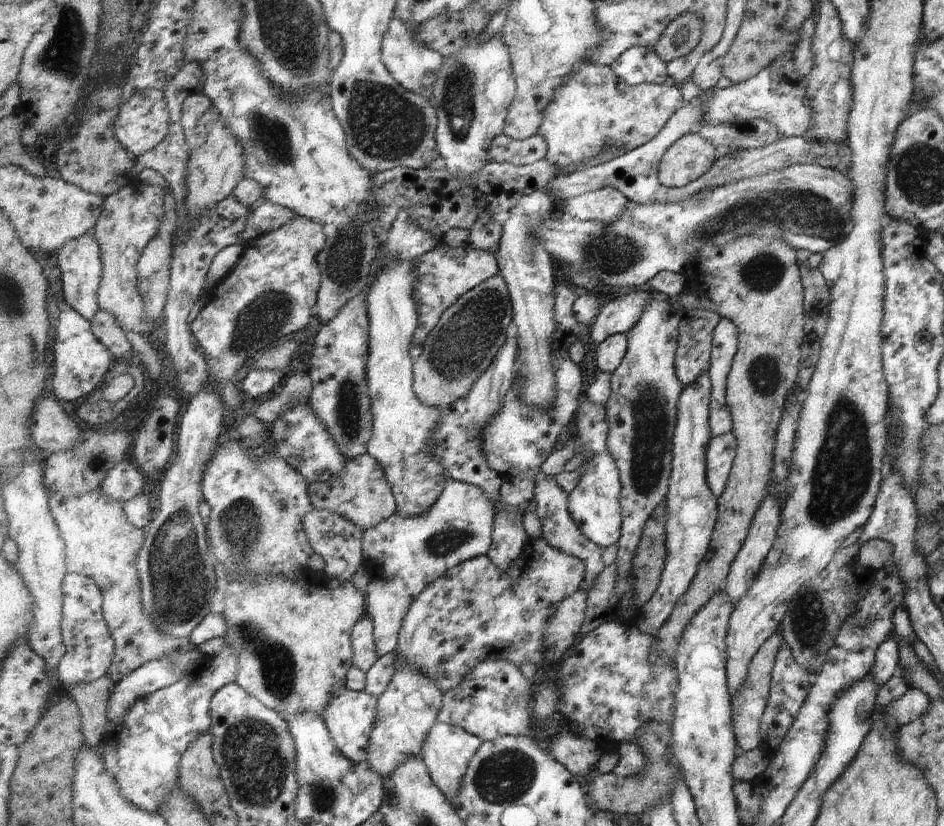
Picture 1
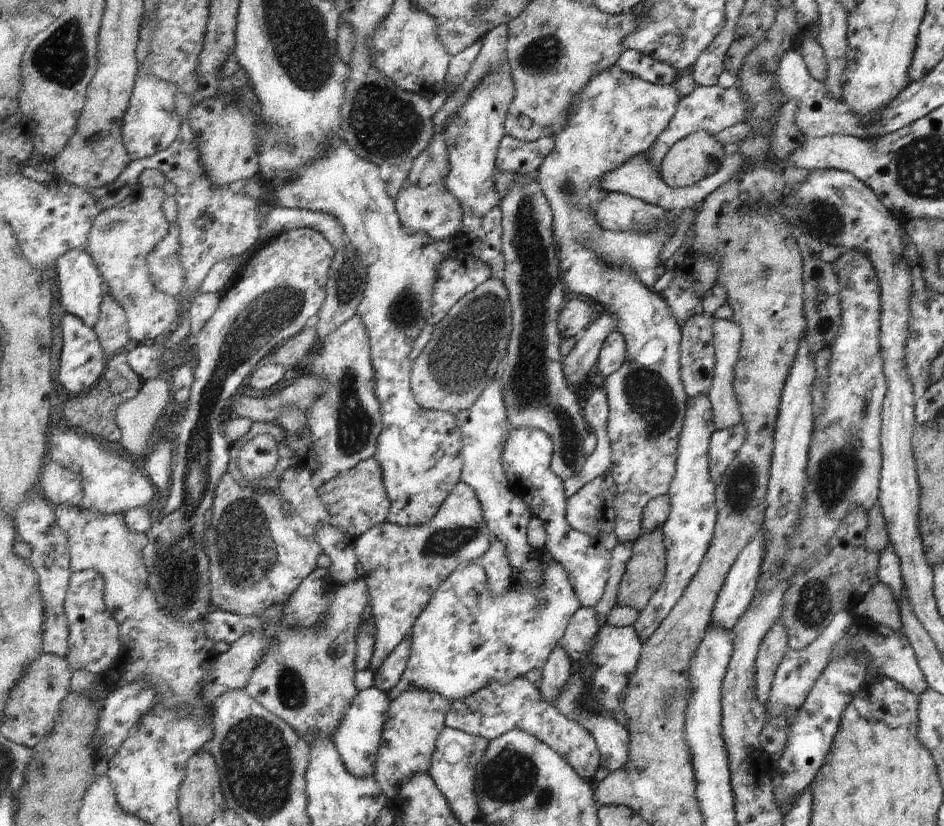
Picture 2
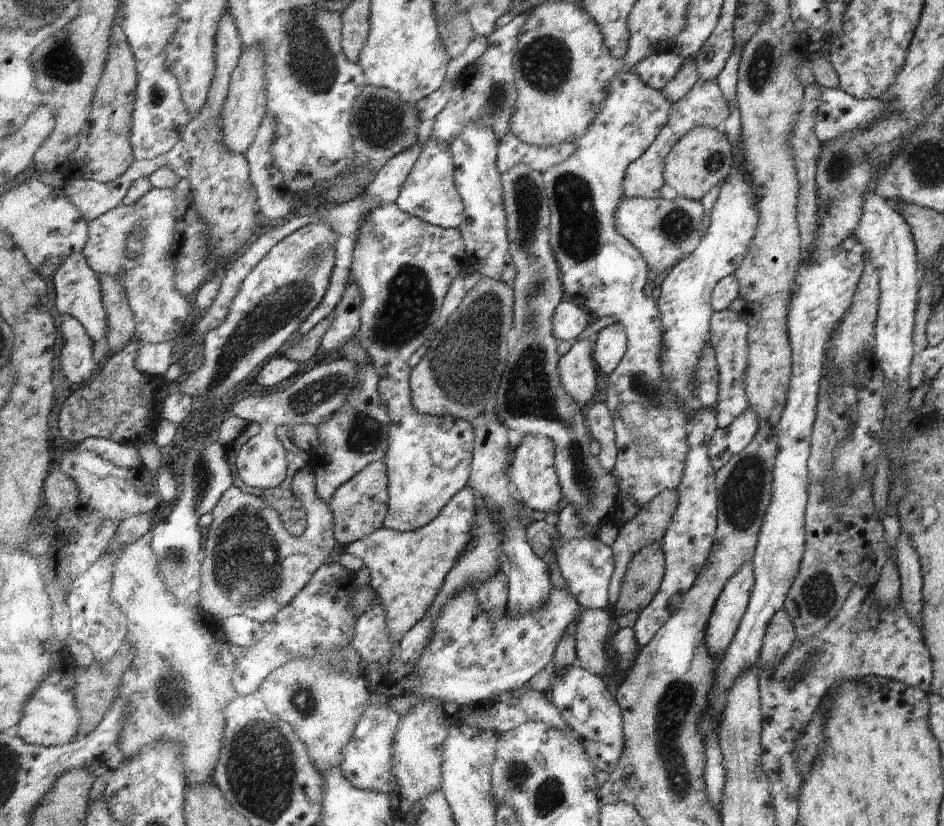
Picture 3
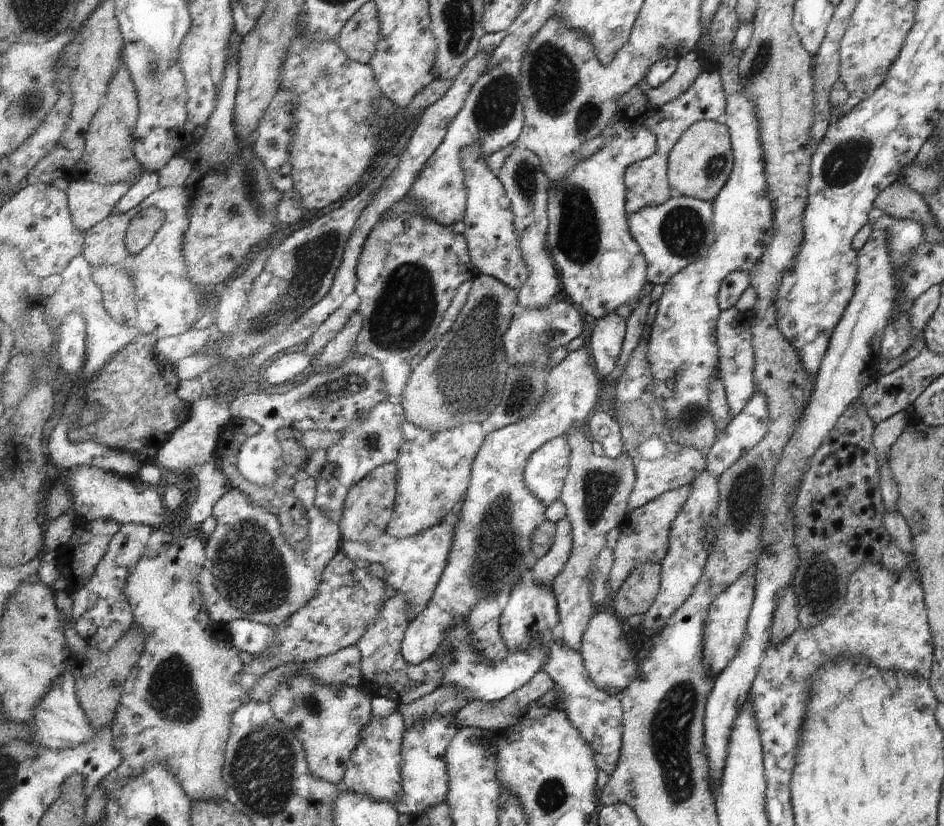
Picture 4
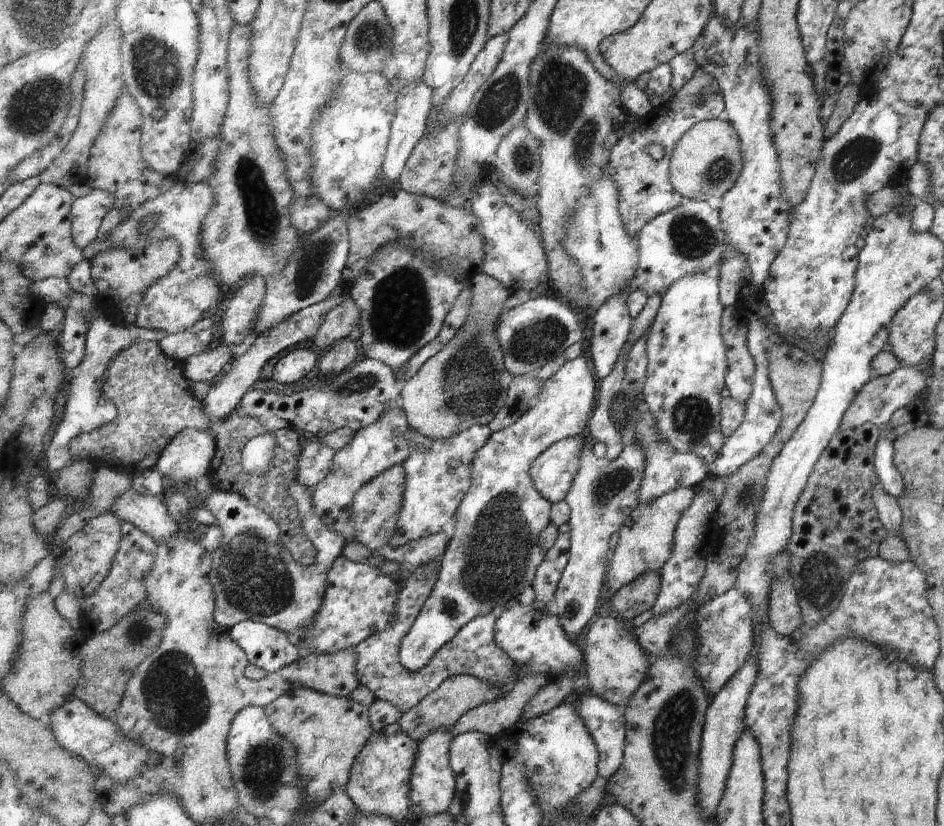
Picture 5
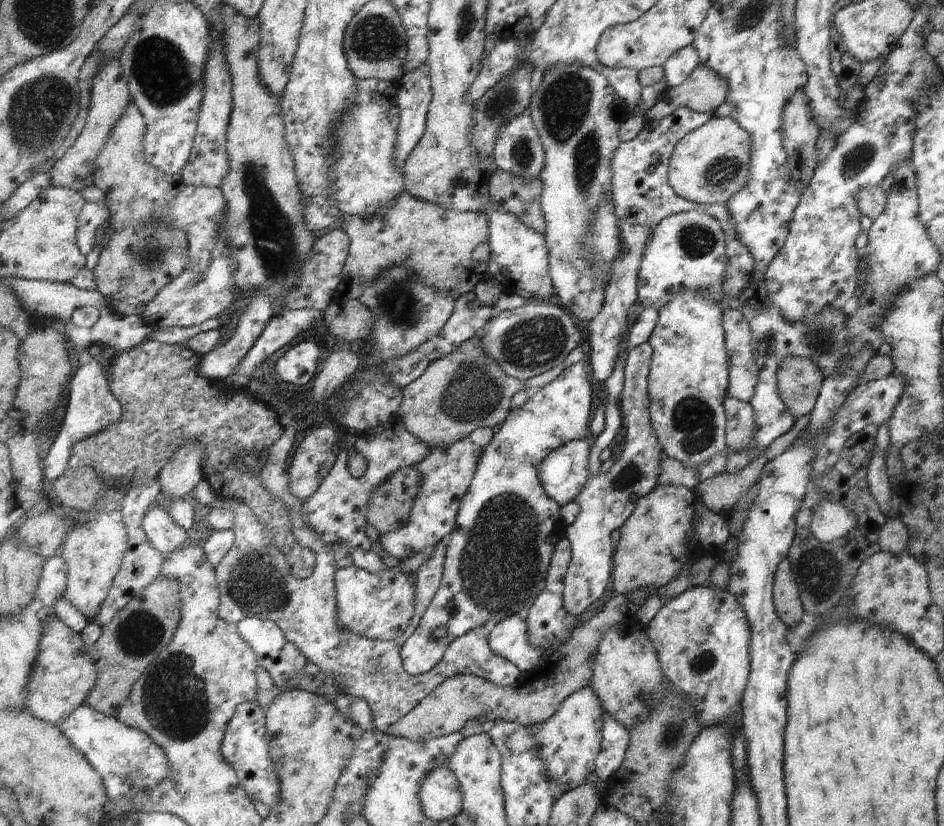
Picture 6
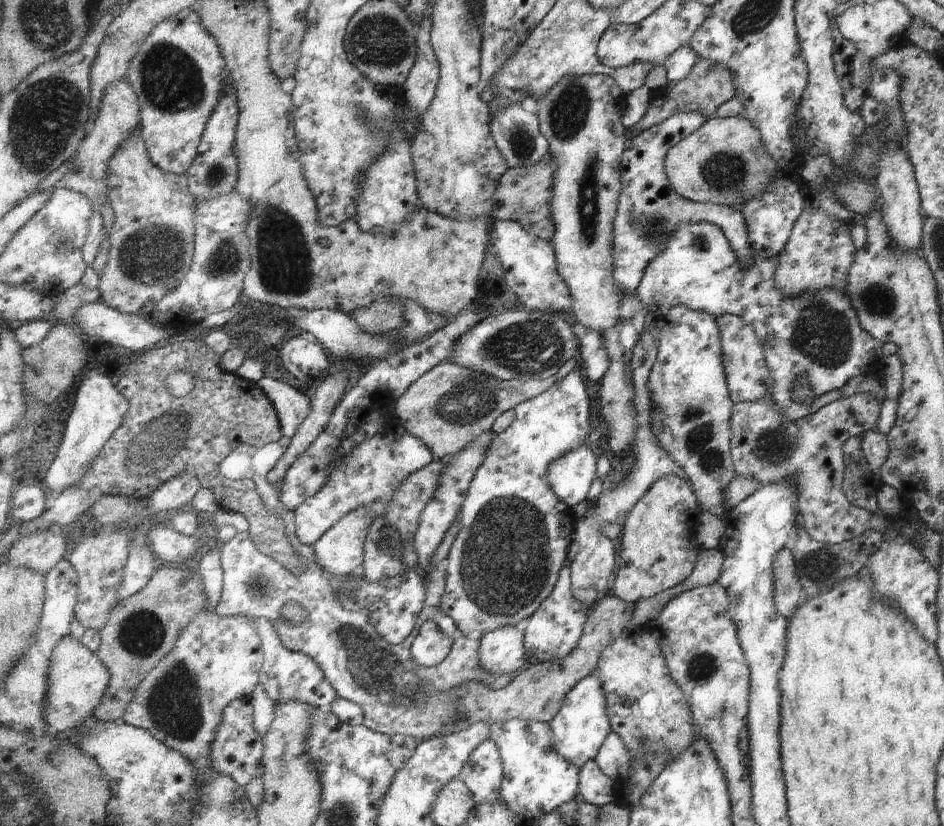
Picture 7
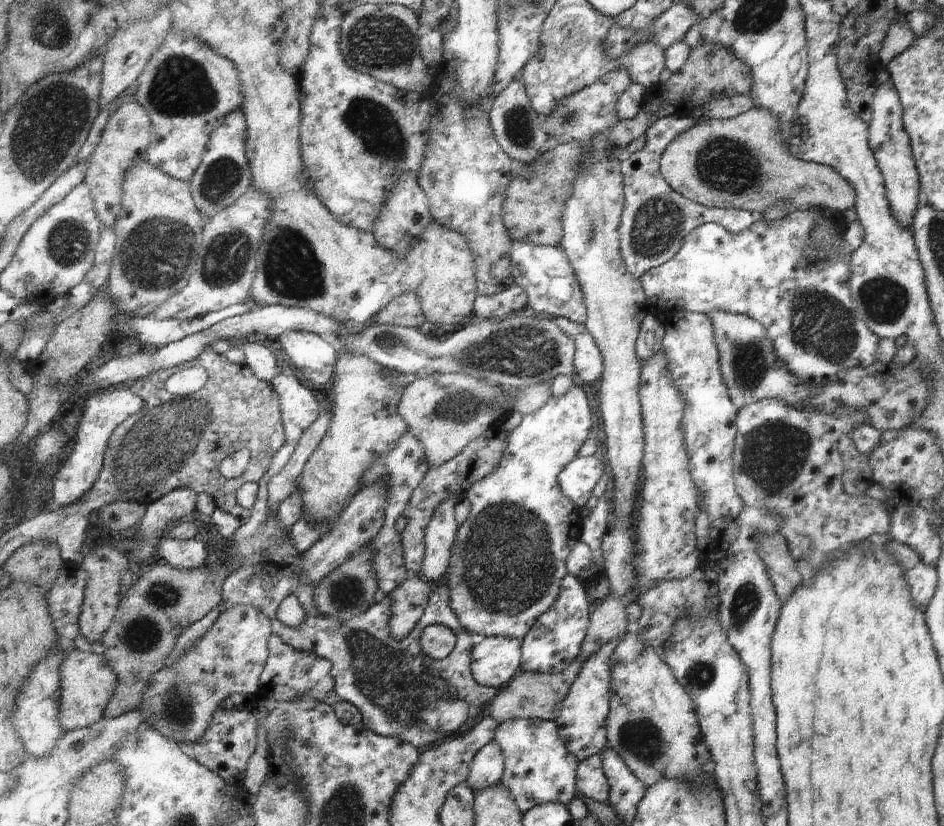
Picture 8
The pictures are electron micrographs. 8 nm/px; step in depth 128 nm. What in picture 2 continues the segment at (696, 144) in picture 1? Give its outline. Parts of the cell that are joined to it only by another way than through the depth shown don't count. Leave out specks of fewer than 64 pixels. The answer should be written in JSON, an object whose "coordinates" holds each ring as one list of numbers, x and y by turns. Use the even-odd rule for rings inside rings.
{"coordinates":[[700,130,674,144,668,155,664,157,664,162,661,164,659,171,664,181,671,188,692,187,694,184,698,184,701,179,717,172,725,160,725,154,732,155,737,150,736,144,728,143,721,146,720,142,711,133]]}

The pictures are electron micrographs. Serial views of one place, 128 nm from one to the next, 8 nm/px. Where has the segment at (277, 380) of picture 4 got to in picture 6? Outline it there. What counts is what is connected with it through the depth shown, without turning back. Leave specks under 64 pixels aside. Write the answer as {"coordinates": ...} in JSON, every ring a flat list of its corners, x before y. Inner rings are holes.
{"coordinates":[[301,341,285,351,284,355,277,360,276,377,297,386,305,386,317,375,321,365,319,346,315,342]]}

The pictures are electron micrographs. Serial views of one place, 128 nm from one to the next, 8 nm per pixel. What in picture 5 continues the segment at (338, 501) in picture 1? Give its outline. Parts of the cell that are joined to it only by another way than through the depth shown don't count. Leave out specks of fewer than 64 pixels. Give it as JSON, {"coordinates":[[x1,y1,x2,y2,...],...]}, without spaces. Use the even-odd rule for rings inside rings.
{"coordinates":[[399,465,382,472,371,483,367,483,360,491,357,491,356,502,353,503,353,516,351,522,356,528,359,542,372,551,380,551,398,531,400,512,404,508,404,494,408,474,405,467]]}

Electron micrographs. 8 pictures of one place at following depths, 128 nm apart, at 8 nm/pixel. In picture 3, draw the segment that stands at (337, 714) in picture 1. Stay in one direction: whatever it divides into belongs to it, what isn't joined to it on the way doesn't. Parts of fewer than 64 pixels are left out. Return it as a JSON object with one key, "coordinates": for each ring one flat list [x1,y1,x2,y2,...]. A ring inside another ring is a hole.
{"coordinates":[[371,690,372,696,369,699,368,707,365,709,364,715,357,723,356,730,352,736,352,740,348,744,345,751,345,760,342,764,342,771,351,784,356,785,358,789,368,791,379,791,382,793,389,793,394,797,396,790,397,779,394,775,392,760,394,753,394,739,396,738,398,725,400,724,400,714,397,714,392,709,388,696,374,694]]}

